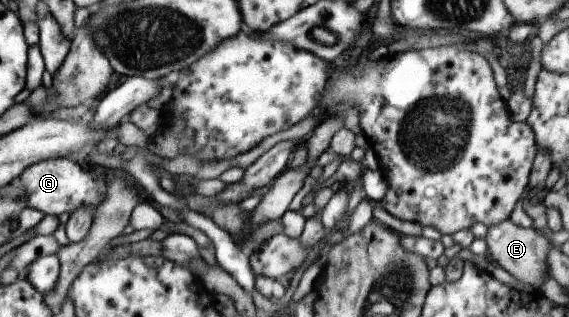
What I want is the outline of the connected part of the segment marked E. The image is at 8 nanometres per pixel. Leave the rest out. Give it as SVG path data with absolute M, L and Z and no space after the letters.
M510 220L502 221L497 225L487 228L485 235L486 250L489 257L511 275L514 279L529 284L533 290L540 290L543 287L543 277L547 273L547 249L551 243L533 228L523 228L513 224Z

